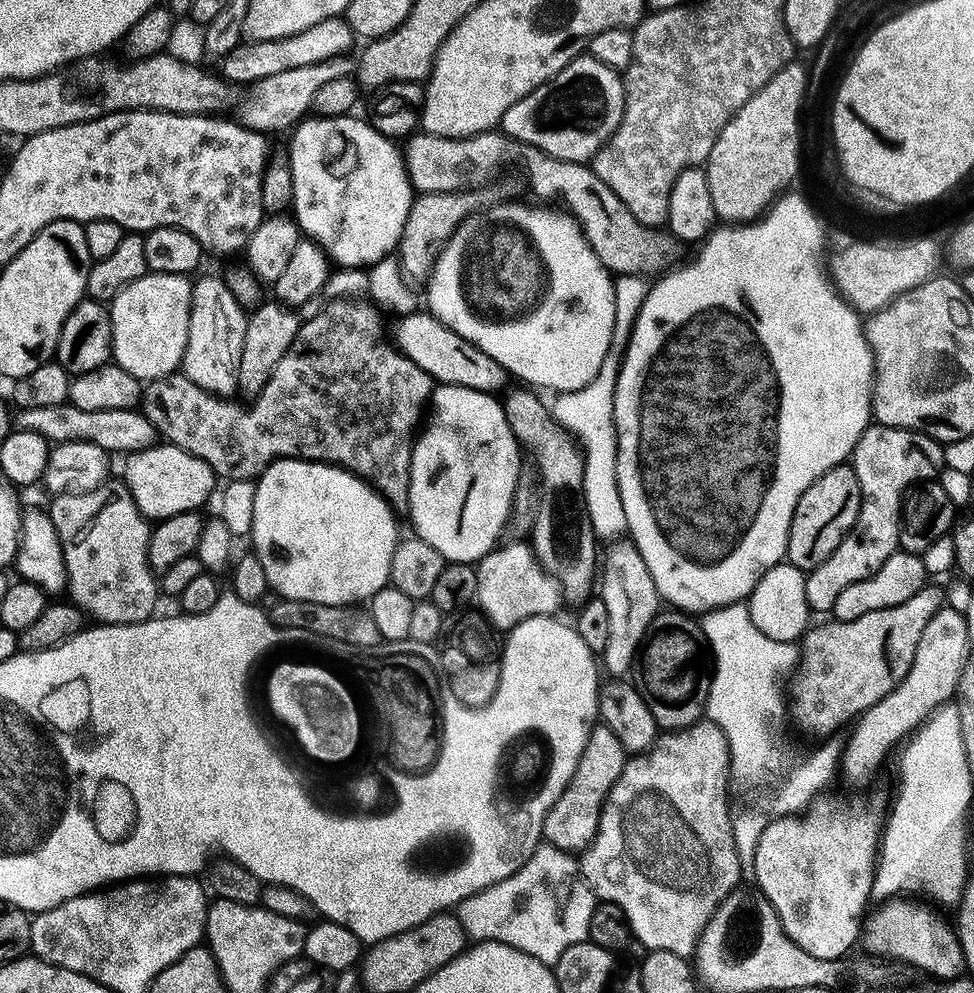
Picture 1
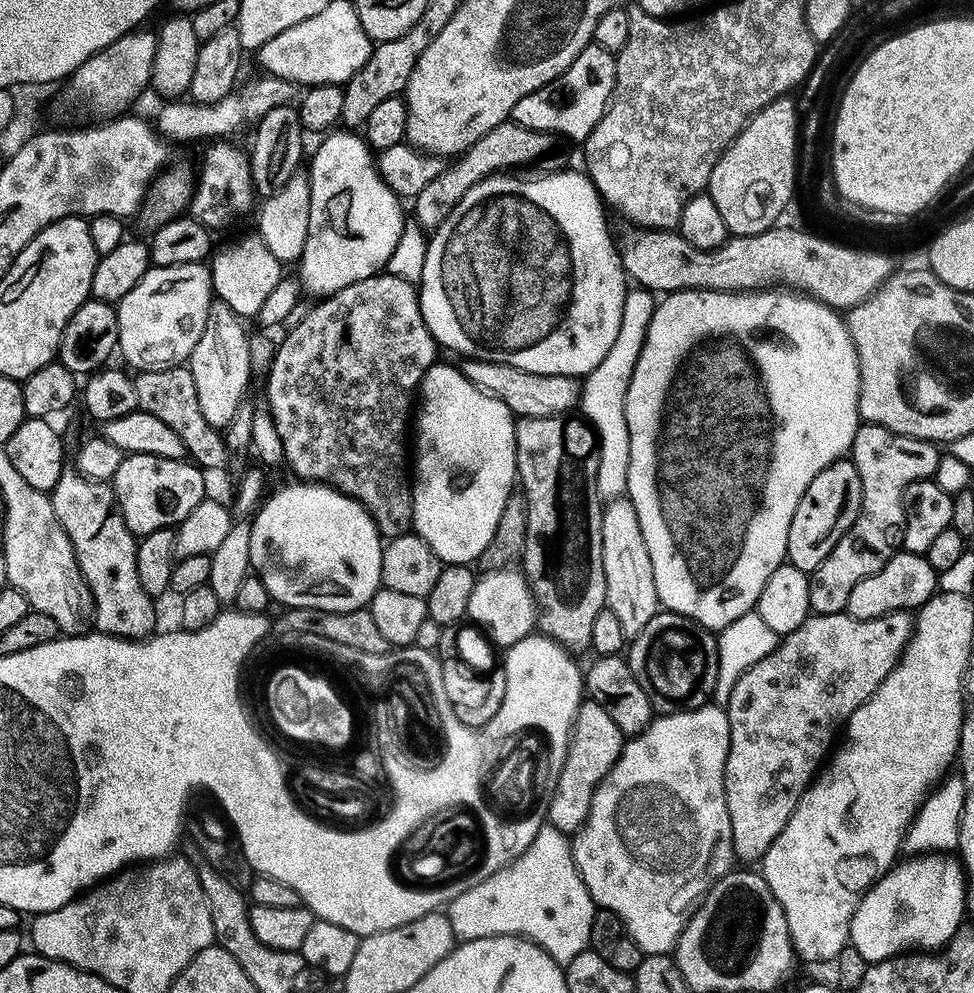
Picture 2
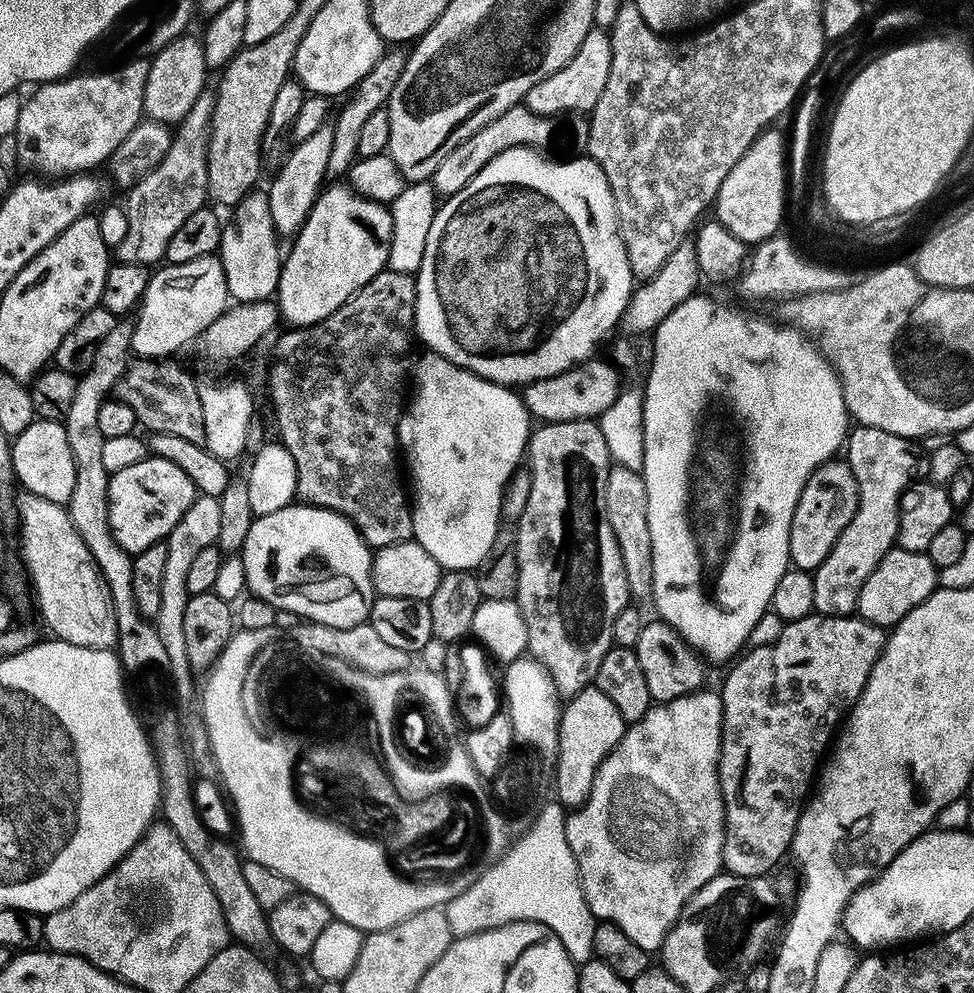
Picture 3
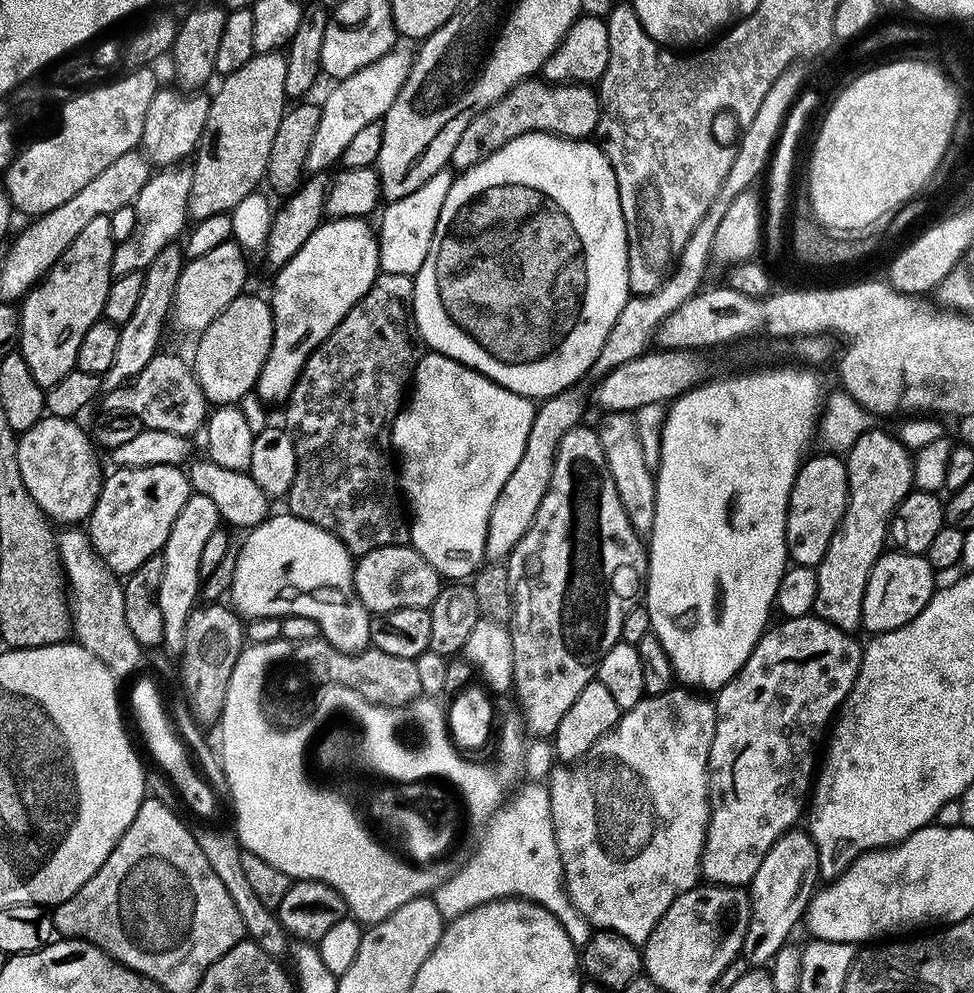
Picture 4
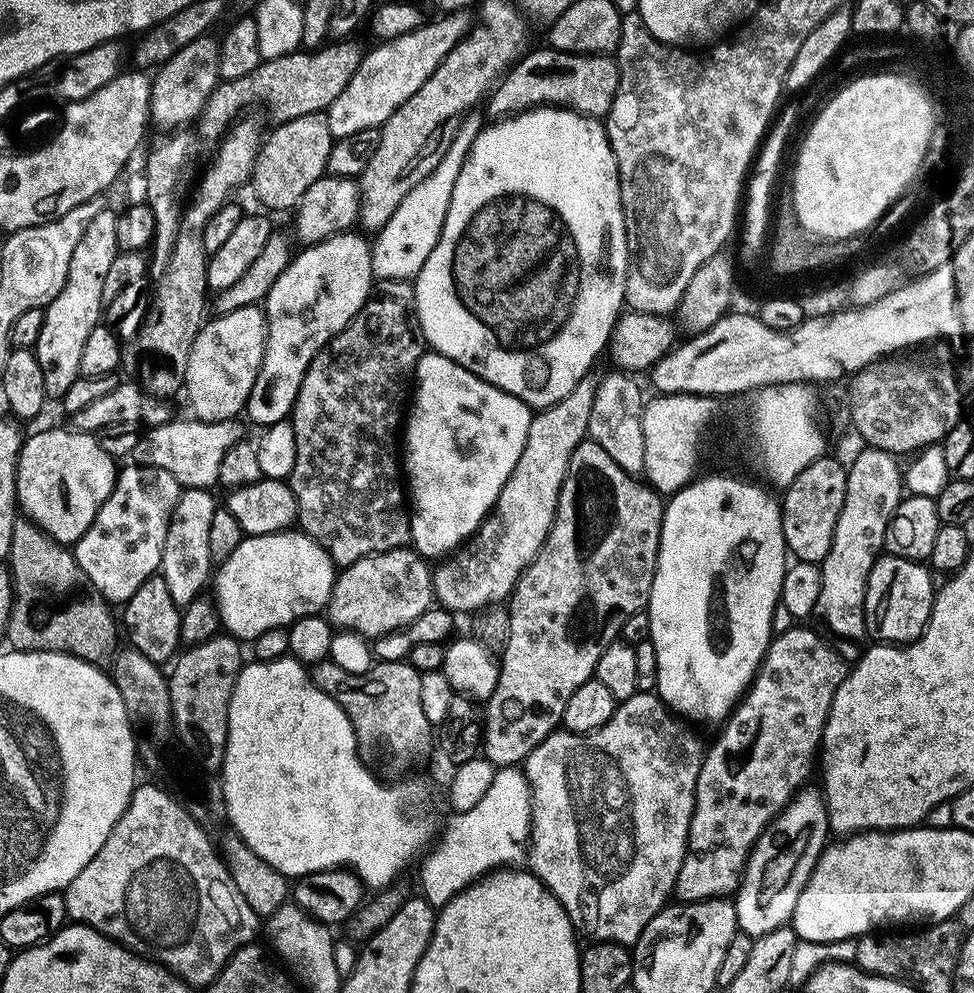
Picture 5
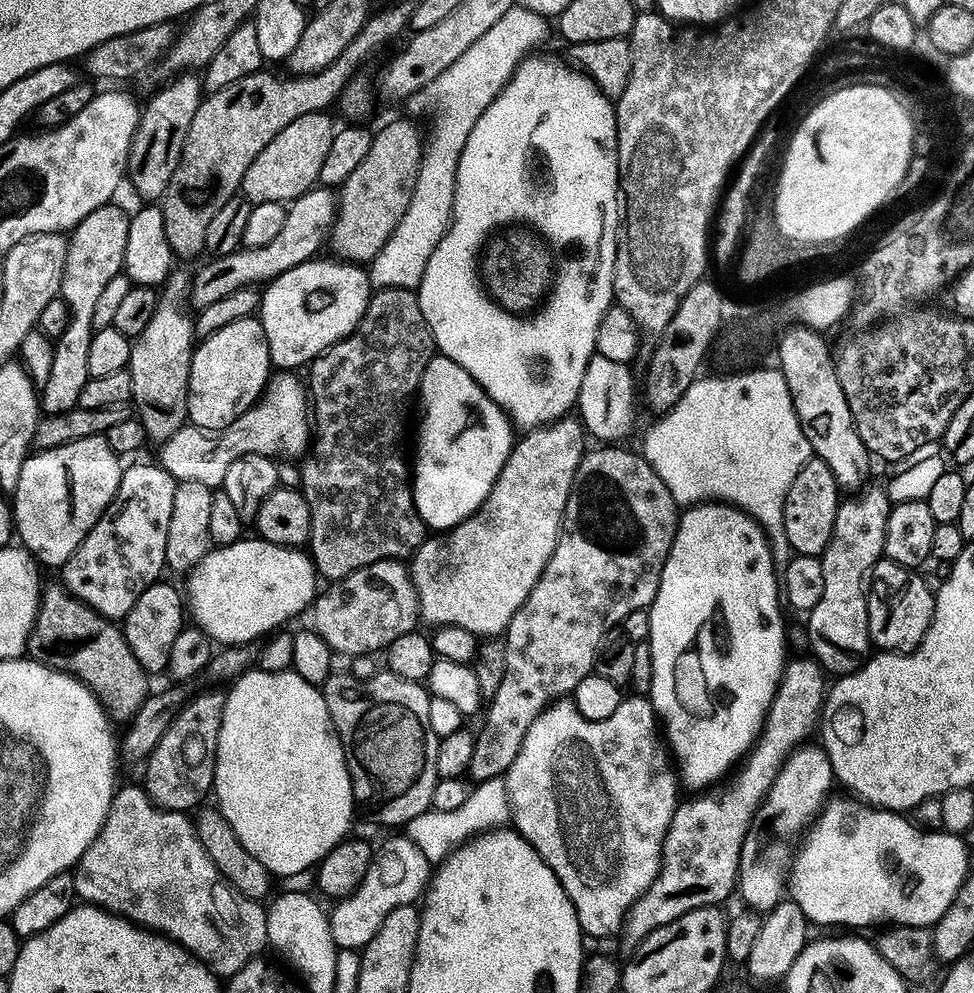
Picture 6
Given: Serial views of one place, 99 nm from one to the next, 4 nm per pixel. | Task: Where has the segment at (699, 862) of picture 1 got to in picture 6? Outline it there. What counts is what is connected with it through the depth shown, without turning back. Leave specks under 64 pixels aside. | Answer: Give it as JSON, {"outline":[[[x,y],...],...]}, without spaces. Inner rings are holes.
{"outline":[[[632,694],[629,697],[629,700],[628,697],[626,700],[628,724],[582,718],[582,714],[576,709],[576,705],[568,698],[561,698],[549,704],[544,709],[543,714],[530,726],[530,730],[526,730],[526,738],[522,738],[518,758],[514,758],[510,770],[503,777],[504,785],[508,791],[508,802],[512,805],[511,819],[514,821],[515,831],[519,832],[521,836],[525,836],[530,842],[530,846],[534,846],[534,850],[538,850],[538,854],[546,862],[546,866],[550,866],[550,870],[554,870],[554,874],[562,882],[570,902],[576,908],[580,931],[588,938],[591,938],[591,936],[612,936],[615,932],[617,935],[623,929],[624,918],[628,915],[628,909],[650,887],[658,874],[660,859],[662,858],[662,846],[678,803],[678,795],[676,796],[678,772],[670,759],[669,749],[658,731],[658,717],[652,711],[652,701],[640,694]]]}

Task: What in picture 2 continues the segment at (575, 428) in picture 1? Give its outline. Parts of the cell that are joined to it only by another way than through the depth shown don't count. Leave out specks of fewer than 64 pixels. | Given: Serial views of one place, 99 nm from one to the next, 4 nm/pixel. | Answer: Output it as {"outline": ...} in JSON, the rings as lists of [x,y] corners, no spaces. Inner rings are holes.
{"outline":[[[639,286],[625,291],[622,302],[622,326],[618,326],[618,335],[614,338],[614,346],[606,350],[606,358],[594,366],[594,370],[583,377],[578,401],[579,411],[584,411],[583,419],[594,429],[598,437],[600,461],[596,475],[596,488],[601,497],[620,498],[628,487],[628,463],[630,462],[630,434],[626,430],[624,417],[624,399],[630,386],[630,378],[634,374],[634,366],[638,362],[638,354],[646,342],[646,330],[650,326],[650,318],[658,303],[657,297],[647,288]]]}

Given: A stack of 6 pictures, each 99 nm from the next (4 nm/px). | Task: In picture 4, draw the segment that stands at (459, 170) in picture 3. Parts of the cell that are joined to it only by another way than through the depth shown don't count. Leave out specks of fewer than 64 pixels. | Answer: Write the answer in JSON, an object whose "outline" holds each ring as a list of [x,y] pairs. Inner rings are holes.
{"outline":[[[544,78],[524,79],[470,122],[454,146],[451,167],[456,170],[473,168],[491,152],[506,146],[506,142],[514,142],[514,138],[522,138],[522,134],[531,132],[550,132],[571,140],[591,137],[591,132],[595,128],[597,131],[602,124],[602,100],[594,89],[579,82],[552,83]]]}

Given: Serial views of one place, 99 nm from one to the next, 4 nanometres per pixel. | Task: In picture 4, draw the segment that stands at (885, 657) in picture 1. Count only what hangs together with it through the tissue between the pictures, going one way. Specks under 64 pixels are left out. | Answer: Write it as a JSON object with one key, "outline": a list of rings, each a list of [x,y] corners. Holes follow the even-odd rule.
{"outline":[[[815,614],[784,618],[779,622],[781,624],[777,628],[772,626],[765,631],[750,656],[746,658],[744,665],[738,670],[736,677],[723,684],[714,696],[716,729],[714,730],[714,742],[710,746],[710,754],[708,755],[708,803],[710,805],[708,837],[704,840],[704,853],[700,859],[703,879],[710,884],[725,884],[731,888],[751,885],[752,879],[758,872],[758,866],[762,866],[762,858],[766,858],[770,846],[774,846],[774,842],[779,836],[793,831],[797,827],[796,819],[799,816],[801,819],[806,808],[806,801],[810,796],[810,789],[814,784],[814,773],[818,768],[818,753],[825,743],[826,733],[829,731],[834,717],[839,713],[858,678],[858,670],[864,657],[861,641],[856,641],[857,637],[853,633],[843,632],[838,626],[821,620]]]}

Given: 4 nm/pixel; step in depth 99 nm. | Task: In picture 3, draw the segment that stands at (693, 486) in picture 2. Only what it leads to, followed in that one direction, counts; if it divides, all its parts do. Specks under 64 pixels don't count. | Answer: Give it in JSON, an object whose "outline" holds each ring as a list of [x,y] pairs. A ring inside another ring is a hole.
{"outline":[[[693,294],[657,328],[654,334],[656,345],[652,348],[652,365],[648,368],[648,381],[642,384],[644,398],[642,475],[646,486],[646,522],[650,530],[652,547],[650,600],[651,603],[656,603],[655,615],[674,629],[690,647],[695,648],[705,661],[728,659],[731,661],[749,643],[754,626],[758,626],[764,613],[769,611],[774,586],[778,586],[782,574],[788,572],[790,522],[794,518],[794,506],[798,506],[802,486],[806,486],[810,474],[819,464],[825,464],[833,459],[839,453],[836,452],[839,448],[841,451],[850,431],[850,417],[836,369],[829,364],[828,357],[803,332],[780,322],[771,324],[768,320],[747,316],[744,312],[727,308],[724,304],[715,304],[714,301],[700,295]]]}

